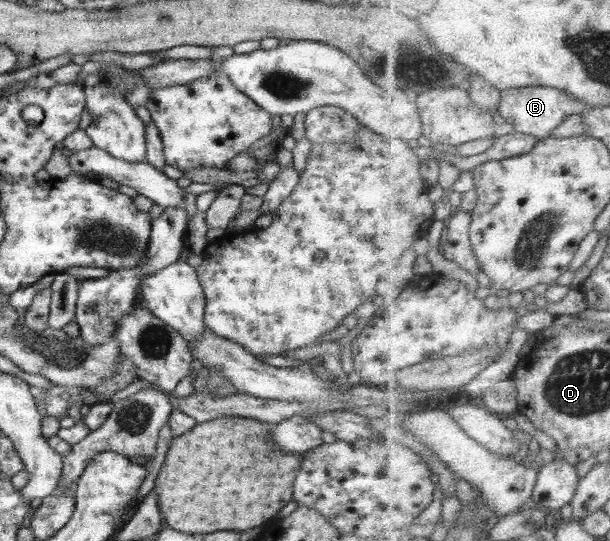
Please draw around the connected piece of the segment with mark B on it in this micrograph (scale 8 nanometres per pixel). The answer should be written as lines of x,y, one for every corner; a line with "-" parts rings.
525,86
503,90
500,112
516,126
516,132
534,135
539,140
553,137
553,132
561,126
567,118
575,114
582,114
587,104
576,96
559,88
547,86

